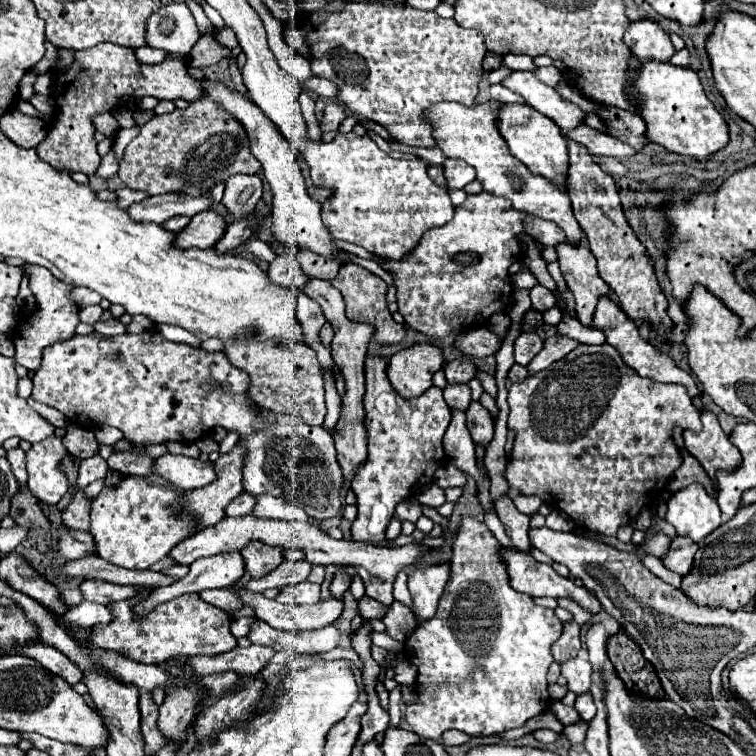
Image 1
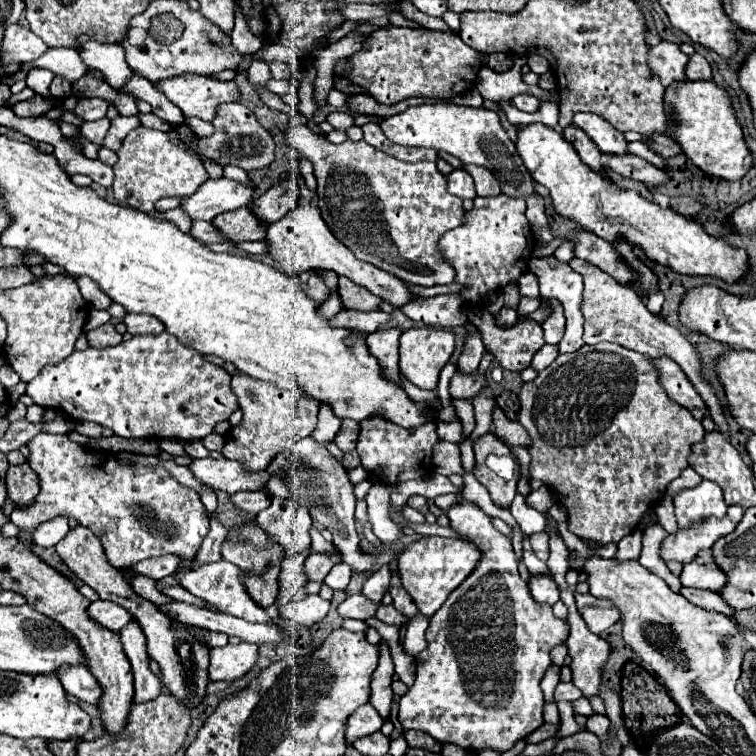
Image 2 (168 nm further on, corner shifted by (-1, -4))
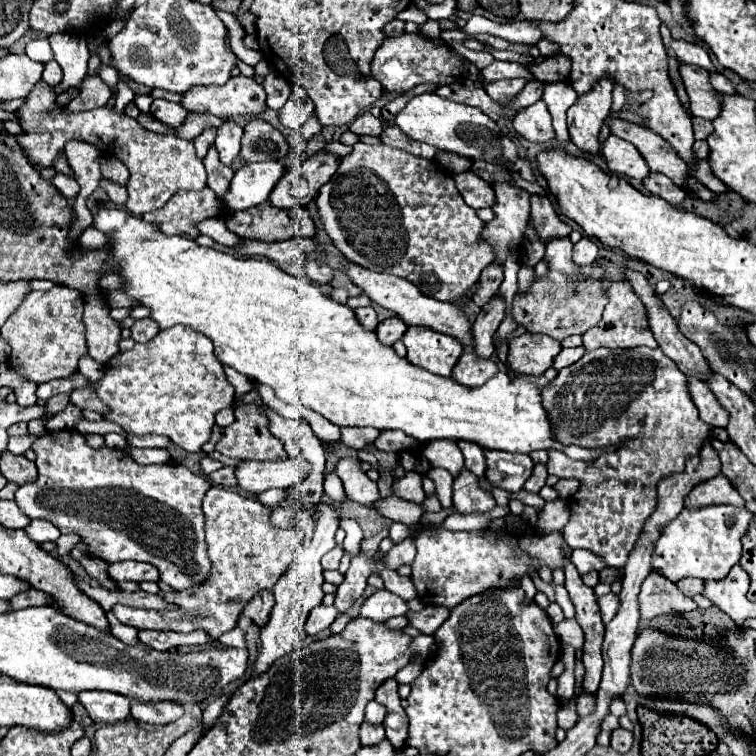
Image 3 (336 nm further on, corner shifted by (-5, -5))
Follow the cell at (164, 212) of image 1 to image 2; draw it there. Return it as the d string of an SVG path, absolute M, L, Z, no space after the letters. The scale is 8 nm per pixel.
M216 178L216 180L208 180L202 184L202 190L198 190L196 194L192 194L190 198L184 198L182 202L182 210L190 214L192 220L214 220L218 214L222 212L230 212L230 210L238 210L244 206L250 206L252 198L256 192L256 184L254 182L236 182L230 178Z

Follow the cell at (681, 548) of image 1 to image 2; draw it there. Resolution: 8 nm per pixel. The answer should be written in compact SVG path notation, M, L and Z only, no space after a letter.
M702 550L702 554L698 554L698 558L694 558L694 562L684 566L680 582L682 582L682 586L688 586L688 588L710 590L714 594L720 594L728 582L728 576L714 562L712 552Z

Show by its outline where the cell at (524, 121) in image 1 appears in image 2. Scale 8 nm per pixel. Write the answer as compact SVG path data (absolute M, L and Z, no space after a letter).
M544 124L522 126L516 140L516 150L524 160L530 176L548 188L556 214L574 220L588 232L614 242L626 240L638 246L644 254L678 274L686 276L714 276L722 282L734 284L748 274L748 250L734 248L724 238L706 234L702 224L678 214L672 208L662 208L658 202L640 196L634 190L618 188L608 176L590 170L574 146L566 142L556 130Z

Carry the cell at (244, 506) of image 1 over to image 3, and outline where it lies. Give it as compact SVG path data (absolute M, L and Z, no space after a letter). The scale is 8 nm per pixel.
M270 489L270 491L262 491L256 495L256 501L260 501L266 507L276 507L286 499L286 491L284 489Z

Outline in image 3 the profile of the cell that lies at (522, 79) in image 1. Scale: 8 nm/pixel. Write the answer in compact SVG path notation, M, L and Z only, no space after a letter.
M612 133L608 135L608 139L602 145L602 155L608 163L608 169L614 173L622 173L622 175L628 175L634 179L644 179L650 173L640 151L632 143L628 143Z

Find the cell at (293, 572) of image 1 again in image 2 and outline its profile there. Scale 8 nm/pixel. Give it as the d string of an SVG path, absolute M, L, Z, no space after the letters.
M312 552L310 558L306 560L306 574L308 574L308 580L316 580L316 582L322 582L326 578L326 574L330 572L334 564L330 562L330 558L326 554L316 554Z

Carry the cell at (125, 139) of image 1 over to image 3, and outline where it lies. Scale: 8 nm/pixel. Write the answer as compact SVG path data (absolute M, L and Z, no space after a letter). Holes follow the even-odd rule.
M38 81L32 93L28 95L24 107L18 109L20 125L24 129L24 135L18 137L18 143L20 147L24 147L28 159L34 165L44 167L54 165L58 151L64 149L64 143L68 139L84 139L88 143L94 143L102 153L116 155L128 167L130 177L126 181L128 189L126 207L134 215L144 215L162 207L180 189L202 191L206 187L208 175L202 159L198 159L194 151L192 141L174 135L146 131L144 127L138 125L136 119L118 115L106 105L80 113L62 113L62 107L58 107L54 101L56 93L52 93L52 89L44 81ZM48 111L54 111L54 115L48 115ZM112 145L118 145L118 149L112 151Z

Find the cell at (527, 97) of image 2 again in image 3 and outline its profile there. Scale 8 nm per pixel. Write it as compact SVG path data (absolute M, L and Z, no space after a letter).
M540 99L530 107L524 107L514 117L514 129L528 141L548 141L554 137L552 119L546 109L546 103Z

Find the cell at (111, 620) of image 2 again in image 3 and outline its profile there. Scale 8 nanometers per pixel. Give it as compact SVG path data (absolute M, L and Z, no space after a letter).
M210 487L202 501L202 511L206 517L206 543L208 543L208 557L214 565L214 575L202 583L200 587L194 587L190 591L178 591L178 593L164 593L160 595L168 601L178 605L178 611L148 611L148 609L134 609L126 605L114 605L112 613L118 621L124 625L132 625L136 629L160 629L160 631L194 631L204 629L212 639L218 639L222 633L234 629L240 611L244 605L262 589L272 589L276 579L280 579L290 563L296 559L296 549L302 545L302 529L274 529L270 525L270 507L262 507L262 503L256 503L254 499L238 495L234 489L224 487Z

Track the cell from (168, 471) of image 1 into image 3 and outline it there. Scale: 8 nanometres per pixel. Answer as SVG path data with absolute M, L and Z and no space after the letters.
M304 459L284 461L242 461L234 467L238 487L250 493L262 493L266 489L288 489L300 483L310 465Z

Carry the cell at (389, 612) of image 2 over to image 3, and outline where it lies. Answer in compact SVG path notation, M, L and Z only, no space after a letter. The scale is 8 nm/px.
M434 605L424 607L420 613L412 613L412 611L406 613L410 625L416 627L418 631L422 631L422 633L428 633L428 635L432 635L448 619L448 615L450 615L448 609L434 607Z

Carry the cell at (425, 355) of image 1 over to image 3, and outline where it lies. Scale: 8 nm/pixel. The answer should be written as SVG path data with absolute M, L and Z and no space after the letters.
M408 327L402 337L406 345L406 359L434 375L450 377L458 357L462 355L462 343L446 333L434 333L428 327Z

